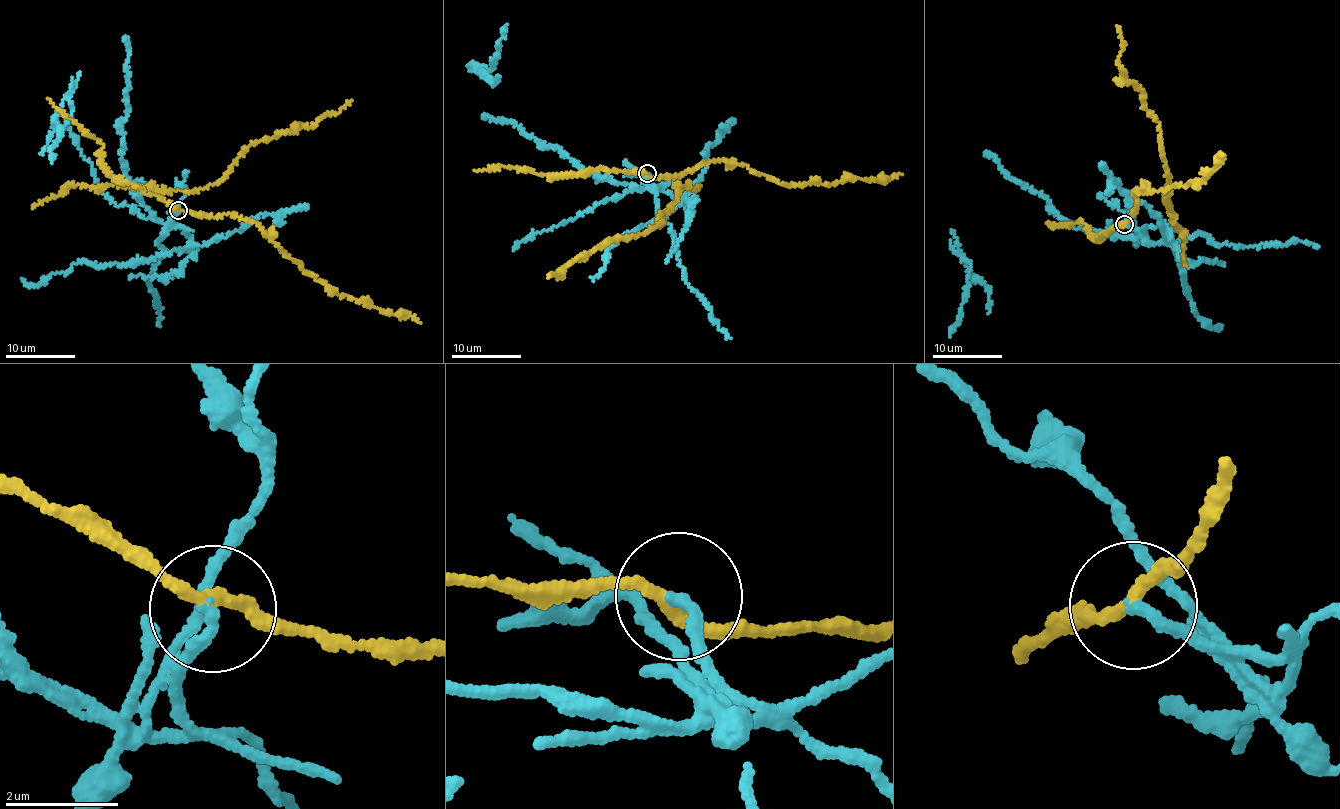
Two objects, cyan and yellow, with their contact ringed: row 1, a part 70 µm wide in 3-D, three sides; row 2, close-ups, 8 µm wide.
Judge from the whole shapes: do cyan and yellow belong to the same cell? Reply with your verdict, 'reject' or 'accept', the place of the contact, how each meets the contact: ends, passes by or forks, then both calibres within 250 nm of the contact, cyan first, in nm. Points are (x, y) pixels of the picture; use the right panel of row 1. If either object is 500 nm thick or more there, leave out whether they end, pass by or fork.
reject | (1124, 224) | cyan ends | yellow passes by | 200/200 nm

